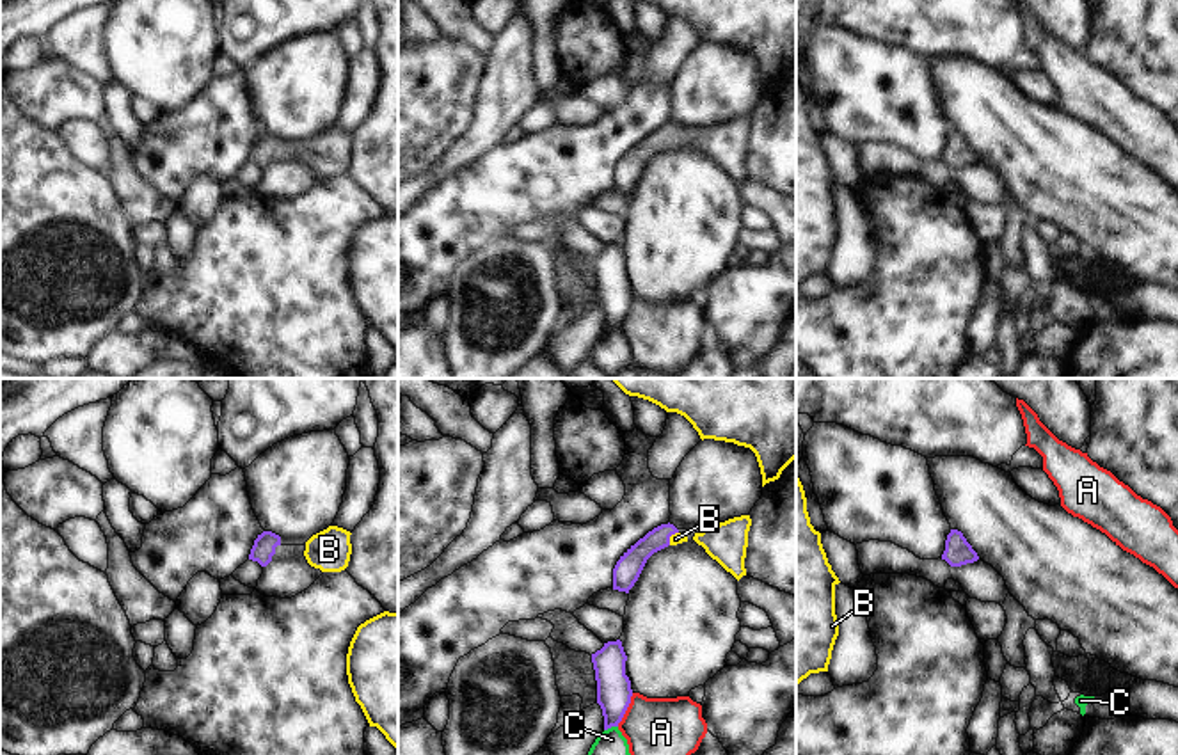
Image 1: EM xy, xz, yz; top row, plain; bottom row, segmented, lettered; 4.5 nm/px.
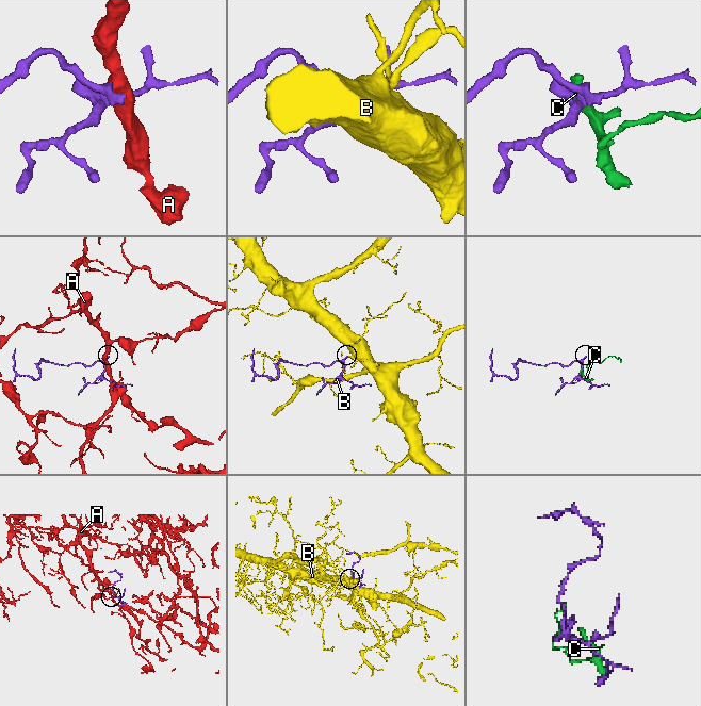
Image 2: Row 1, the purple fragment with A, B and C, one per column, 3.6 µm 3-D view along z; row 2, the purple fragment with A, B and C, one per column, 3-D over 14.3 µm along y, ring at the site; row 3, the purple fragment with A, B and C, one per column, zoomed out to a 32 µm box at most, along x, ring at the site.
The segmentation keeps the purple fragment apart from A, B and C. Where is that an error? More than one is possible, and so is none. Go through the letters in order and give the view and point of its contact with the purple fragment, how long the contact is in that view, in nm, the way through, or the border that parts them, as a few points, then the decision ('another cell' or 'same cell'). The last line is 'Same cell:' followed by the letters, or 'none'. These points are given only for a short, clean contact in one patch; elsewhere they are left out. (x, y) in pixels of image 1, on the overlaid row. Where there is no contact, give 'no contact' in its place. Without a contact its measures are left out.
A: xz (626, 709) | 170 nm | along xz (633, 693), (617, 725) | another cell
B: xz (670, 535) | 80 nm | across xz (628, 569), (654, 540), (670, 535), (676, 539) | same cell
C: xz (610, 727) | 70 nm | along xz (617, 725), (604, 731) | another cell
Same cell: B

